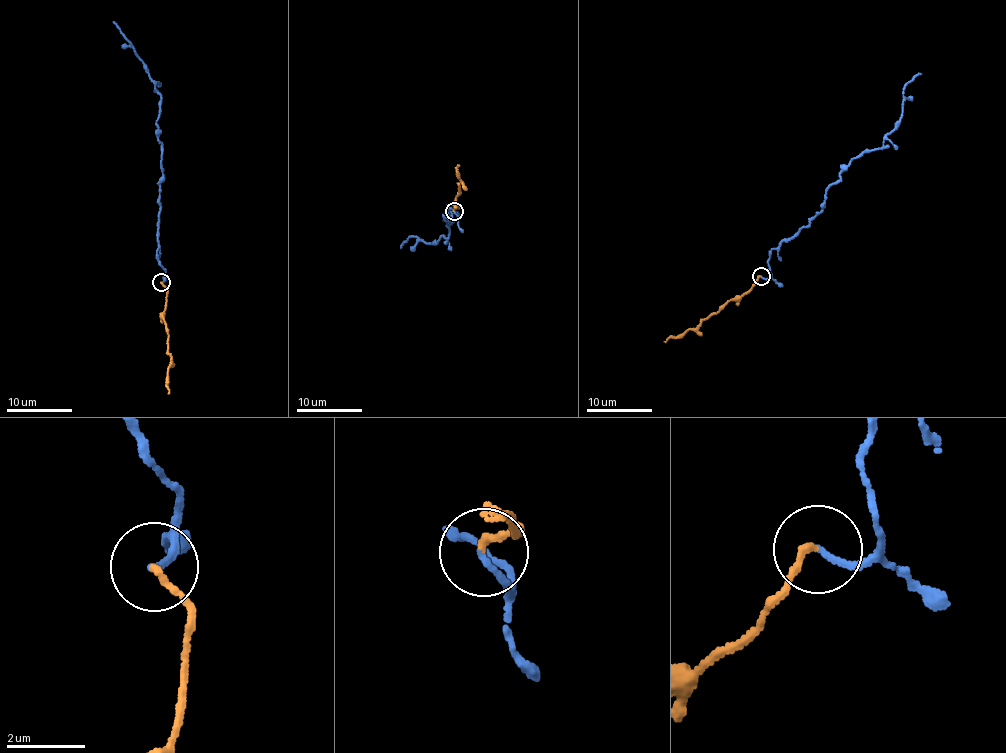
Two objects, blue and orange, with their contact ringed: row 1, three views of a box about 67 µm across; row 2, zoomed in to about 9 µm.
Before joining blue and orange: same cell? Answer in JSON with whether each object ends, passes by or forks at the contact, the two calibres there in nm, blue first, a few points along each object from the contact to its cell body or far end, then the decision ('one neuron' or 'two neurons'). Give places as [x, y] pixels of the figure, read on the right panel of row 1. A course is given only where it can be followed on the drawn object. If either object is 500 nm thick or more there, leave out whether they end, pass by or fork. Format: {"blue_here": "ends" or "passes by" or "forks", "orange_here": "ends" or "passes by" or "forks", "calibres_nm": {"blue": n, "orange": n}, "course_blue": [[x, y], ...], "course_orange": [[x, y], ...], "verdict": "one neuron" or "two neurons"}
{"blue_here": "ends", "orange_here": "ends", "calibres_nm": {"blue": 150, "orange": 170}, "course_blue": [[760, 276], [770, 277], [771, 250], [821, 211], [842, 170], [880, 149], [900, 117], [902, 92], [922, 74]], "course_orange": [[760, 276], [751, 289], [728, 300], [697, 327], [669, 337], [664, 342]], "verdict": "one neuron"}

